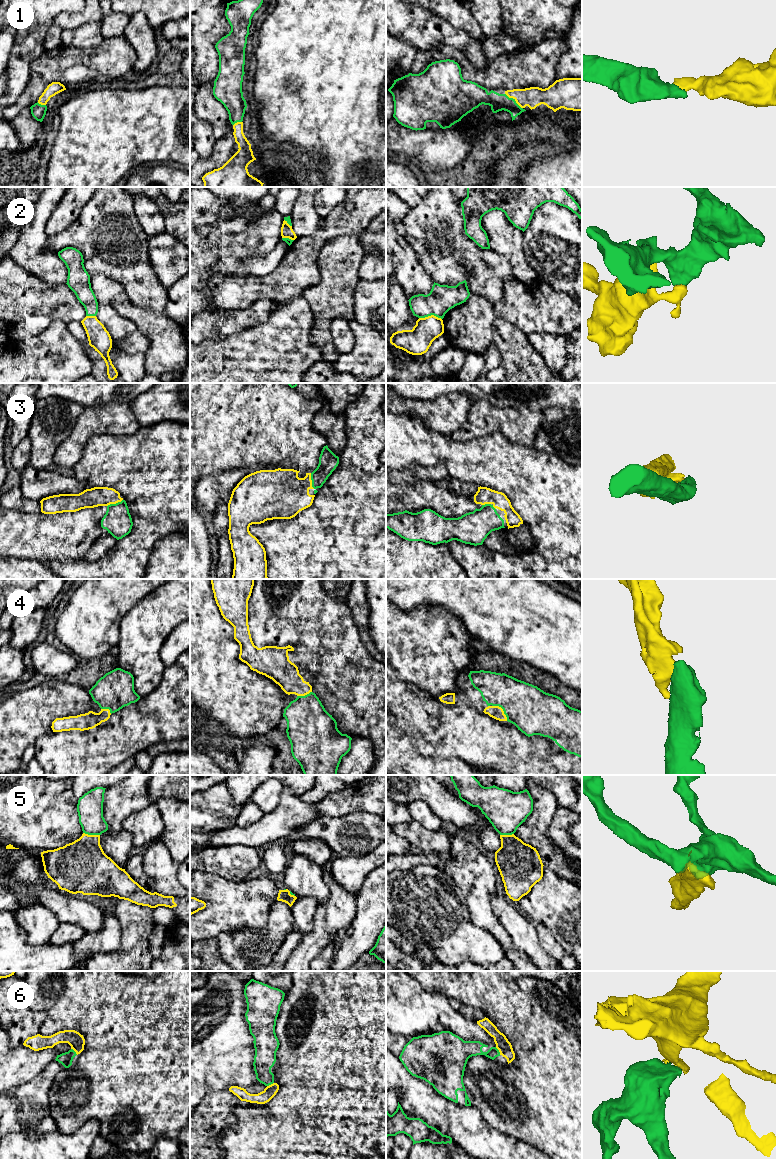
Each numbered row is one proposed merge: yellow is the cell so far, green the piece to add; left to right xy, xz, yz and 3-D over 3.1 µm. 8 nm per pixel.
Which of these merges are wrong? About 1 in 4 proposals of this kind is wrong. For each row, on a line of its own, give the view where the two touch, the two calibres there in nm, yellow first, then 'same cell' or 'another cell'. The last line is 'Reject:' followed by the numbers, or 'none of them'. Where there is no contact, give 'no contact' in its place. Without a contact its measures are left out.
1: contact in yz; calibres 160 and 140 nm; same cell
2: contact in yz; calibres 220 and 220 nm; another cell
3: contact in xy; calibres 160 and 220 nm; same cell
4: contact in yz; calibres 110 and 360 nm; same cell
5: contact in xy; calibres 400 and 200 nm; another cell
6: contact in yz; calibres 110 and 130 nm; same cell
Reject: 2, 5

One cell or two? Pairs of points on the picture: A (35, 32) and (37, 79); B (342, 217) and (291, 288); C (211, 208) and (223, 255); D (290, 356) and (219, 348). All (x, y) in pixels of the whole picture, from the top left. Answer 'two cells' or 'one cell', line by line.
A: two cells
B: one cell
C: two cells
D: one cell

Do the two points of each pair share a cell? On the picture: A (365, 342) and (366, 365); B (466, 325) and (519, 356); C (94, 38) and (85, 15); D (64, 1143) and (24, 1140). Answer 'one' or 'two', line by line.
A: one
B: one
C: two
D: one

